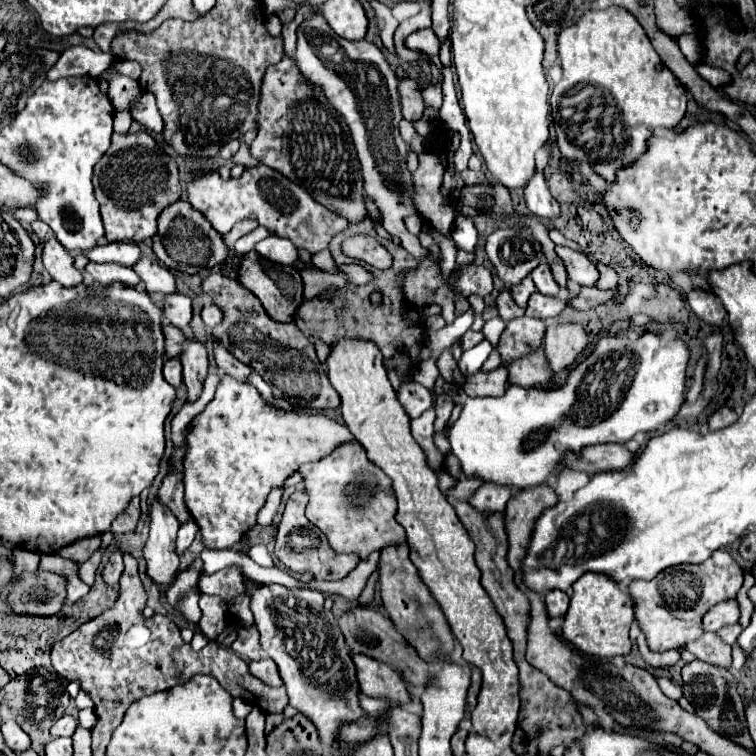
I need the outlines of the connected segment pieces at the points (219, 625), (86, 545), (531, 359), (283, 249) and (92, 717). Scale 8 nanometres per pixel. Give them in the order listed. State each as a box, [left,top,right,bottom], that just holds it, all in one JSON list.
[[199,594,229,640],[58,536,101,564],[509,350,551,388],[255,236,297,266],[78,708,97,730]]

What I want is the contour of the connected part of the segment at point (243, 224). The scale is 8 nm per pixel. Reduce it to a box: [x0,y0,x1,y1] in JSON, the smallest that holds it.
[225,219,259,248]

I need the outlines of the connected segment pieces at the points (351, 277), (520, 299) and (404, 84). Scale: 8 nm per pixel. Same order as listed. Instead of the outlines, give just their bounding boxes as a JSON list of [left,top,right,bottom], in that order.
[[338,264,371,286],[511,276,537,306],[399,80,423,122]]

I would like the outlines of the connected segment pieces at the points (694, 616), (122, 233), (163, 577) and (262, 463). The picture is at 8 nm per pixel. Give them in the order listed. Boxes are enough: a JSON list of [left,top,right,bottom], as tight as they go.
[[629,550,743,652],[93,132,181,242],[143,494,181,588],[183,374,353,550]]

